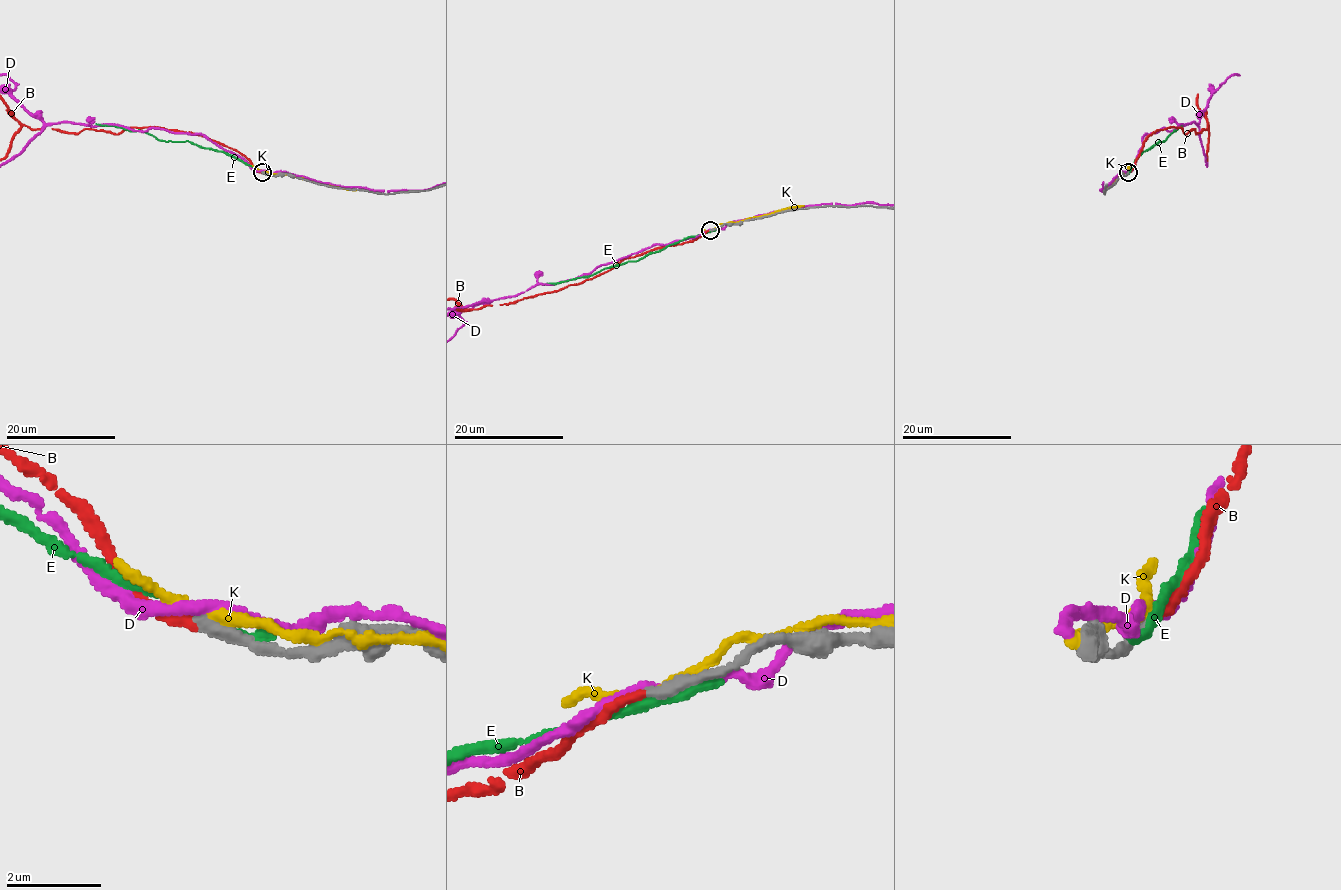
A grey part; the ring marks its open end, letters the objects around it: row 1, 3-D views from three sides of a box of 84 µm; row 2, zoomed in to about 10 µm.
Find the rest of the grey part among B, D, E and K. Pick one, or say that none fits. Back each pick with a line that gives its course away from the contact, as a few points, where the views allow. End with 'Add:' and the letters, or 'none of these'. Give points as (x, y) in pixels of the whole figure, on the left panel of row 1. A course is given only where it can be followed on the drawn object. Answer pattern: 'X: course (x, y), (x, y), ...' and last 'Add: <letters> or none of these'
Add: B

